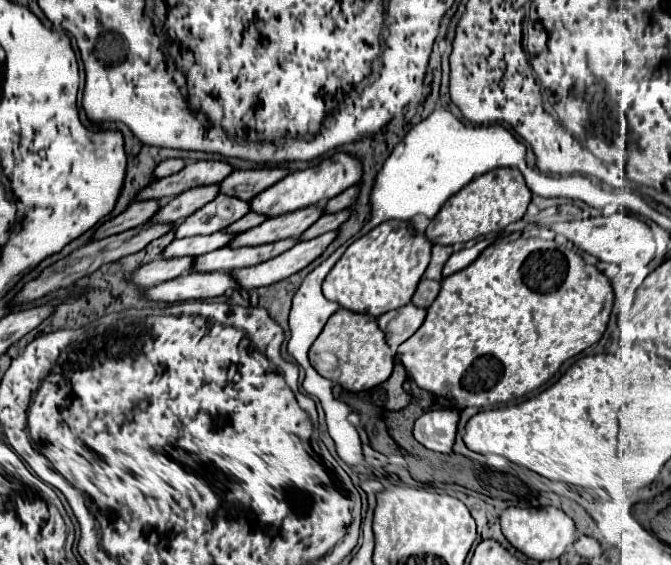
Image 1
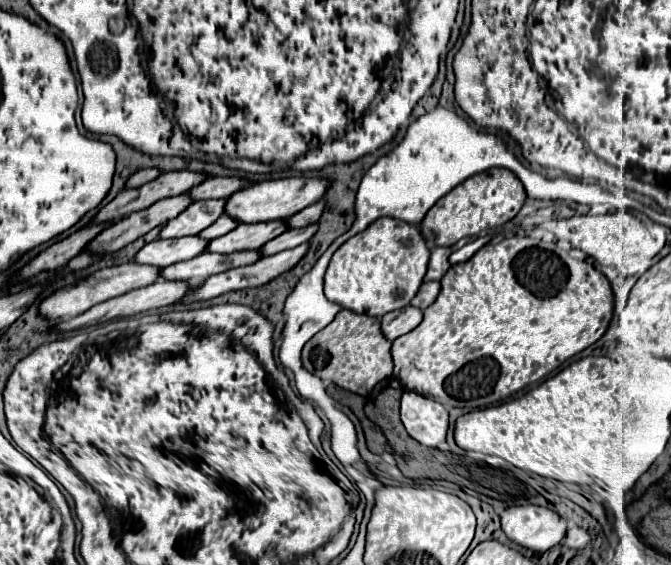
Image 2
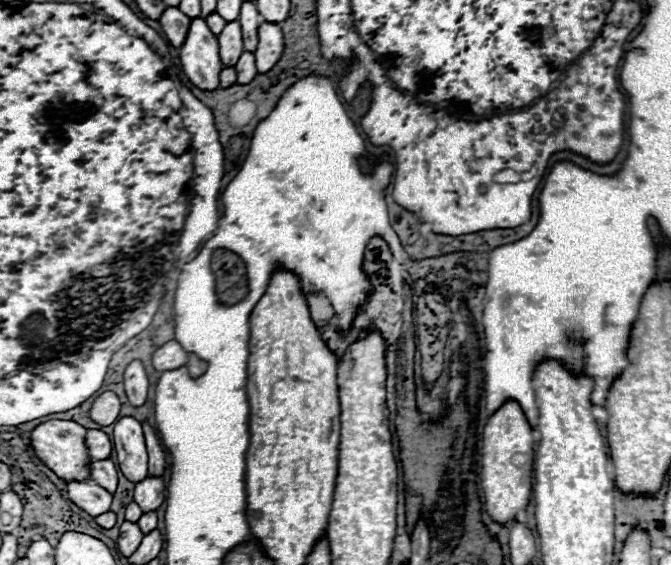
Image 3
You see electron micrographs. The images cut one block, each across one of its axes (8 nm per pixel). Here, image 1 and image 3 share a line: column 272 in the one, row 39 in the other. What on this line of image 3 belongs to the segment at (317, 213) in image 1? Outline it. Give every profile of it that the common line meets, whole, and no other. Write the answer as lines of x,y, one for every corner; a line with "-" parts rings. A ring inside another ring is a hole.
228,22
222,30
222,34
218,34
218,48
220,48
220,58
224,62
224,66
234,66
240,58
240,54
244,52
242,46
242,30
238,22

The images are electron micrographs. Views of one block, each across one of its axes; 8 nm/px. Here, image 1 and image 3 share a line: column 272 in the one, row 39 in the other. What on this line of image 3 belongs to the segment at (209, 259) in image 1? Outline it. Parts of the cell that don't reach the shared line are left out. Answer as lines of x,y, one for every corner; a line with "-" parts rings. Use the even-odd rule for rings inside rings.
242,2
242,10
238,14
238,22
242,26
242,40
244,40
244,50
254,52
258,44
258,26
264,22
260,16
258,8
254,2

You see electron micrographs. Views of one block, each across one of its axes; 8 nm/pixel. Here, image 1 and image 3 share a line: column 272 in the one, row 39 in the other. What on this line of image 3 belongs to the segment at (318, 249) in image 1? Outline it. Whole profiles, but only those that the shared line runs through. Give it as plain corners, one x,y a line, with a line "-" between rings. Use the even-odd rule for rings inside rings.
264,22
258,28
258,48
254,52
256,56
256,70
266,72
270,66
274,66
284,50
284,34
278,24

